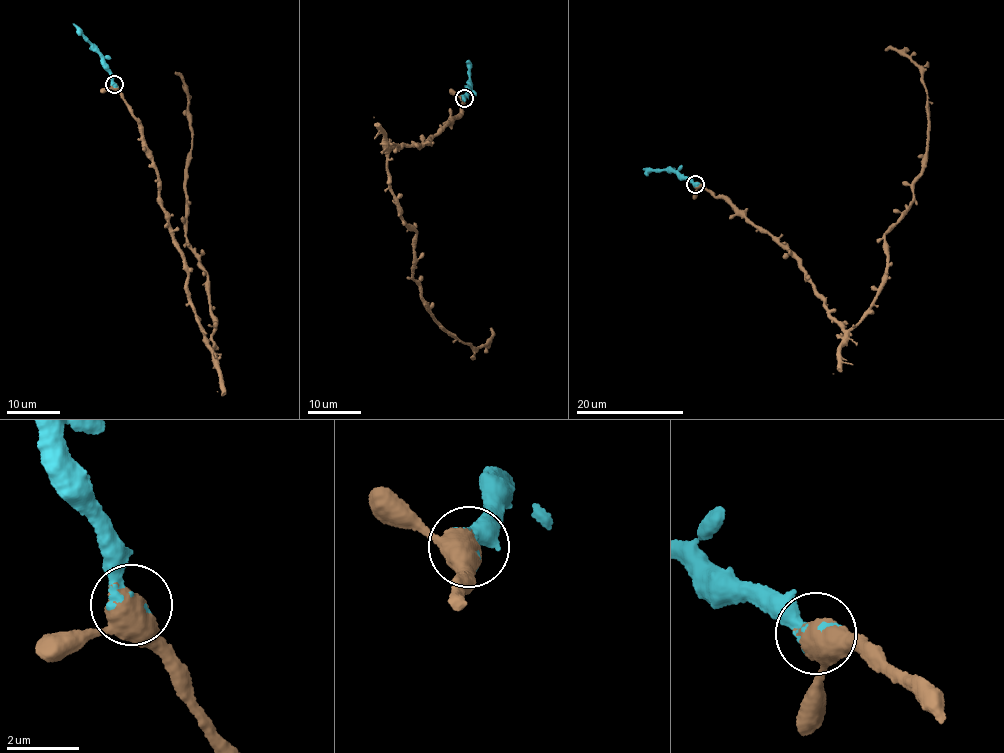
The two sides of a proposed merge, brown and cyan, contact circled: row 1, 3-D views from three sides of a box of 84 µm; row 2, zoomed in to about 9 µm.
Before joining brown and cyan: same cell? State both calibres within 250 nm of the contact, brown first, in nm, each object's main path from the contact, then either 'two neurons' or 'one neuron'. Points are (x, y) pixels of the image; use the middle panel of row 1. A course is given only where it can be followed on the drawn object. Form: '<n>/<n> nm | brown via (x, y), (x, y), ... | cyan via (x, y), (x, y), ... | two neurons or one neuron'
550/600 nm | brown via (464, 97), (424, 142), (392, 142), (386, 164), (417, 235), (413, 278), (430, 313), (476, 350), (491, 328) | cyan via (464, 97), (470, 85), (468, 62) | one neuron

